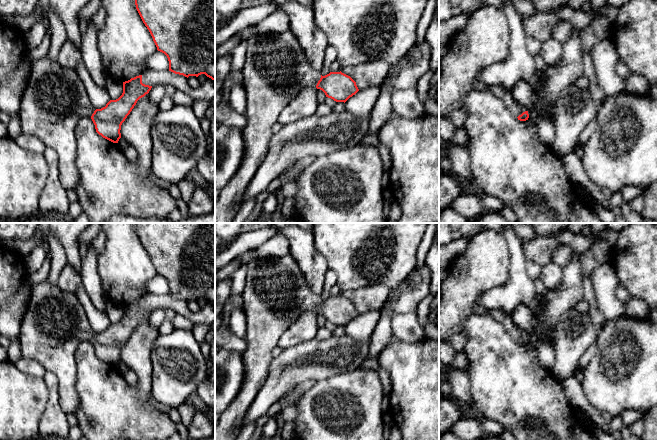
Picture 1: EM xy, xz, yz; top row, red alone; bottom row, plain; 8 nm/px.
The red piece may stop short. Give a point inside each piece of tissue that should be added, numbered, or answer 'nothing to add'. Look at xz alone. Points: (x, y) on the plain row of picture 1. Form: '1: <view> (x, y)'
1: xz (276, 292)

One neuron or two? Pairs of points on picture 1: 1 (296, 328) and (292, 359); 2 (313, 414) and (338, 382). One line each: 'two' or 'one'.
1: two
2: one

